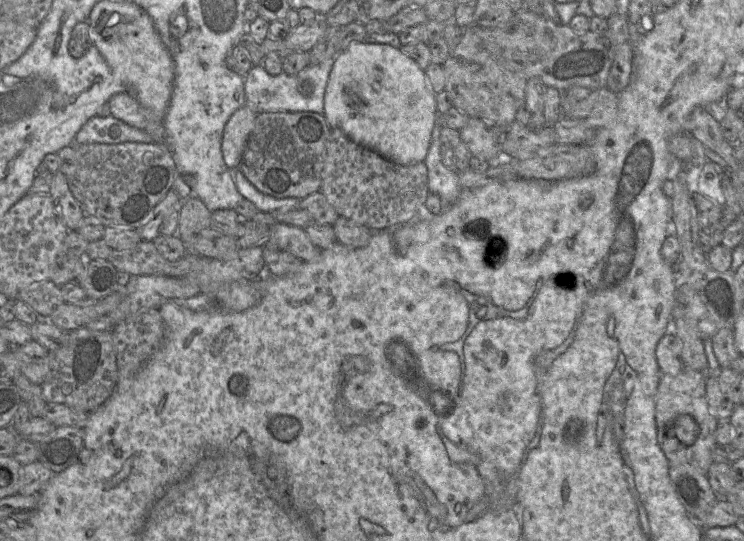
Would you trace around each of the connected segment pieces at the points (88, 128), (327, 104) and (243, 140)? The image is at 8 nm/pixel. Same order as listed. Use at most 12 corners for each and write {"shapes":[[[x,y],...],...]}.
{"shapes":[[[109,115],[90,118],[77,144],[154,143],[151,135]],[[351,42],[324,117],[402,165],[424,162],[438,118],[400,48]],[[245,104],[227,121],[221,149],[239,166],[257,115]]]}

